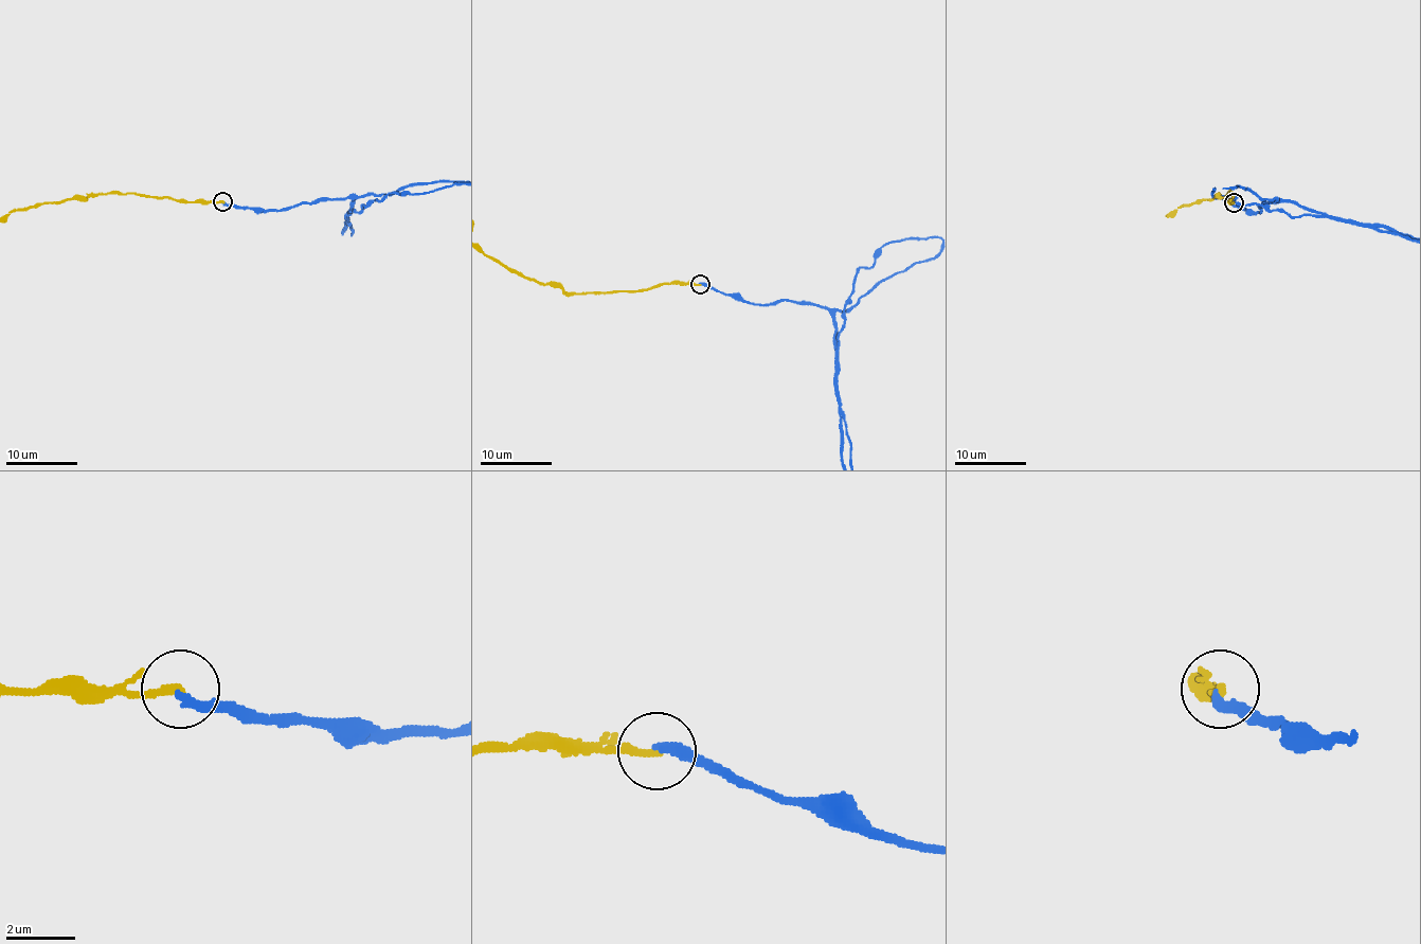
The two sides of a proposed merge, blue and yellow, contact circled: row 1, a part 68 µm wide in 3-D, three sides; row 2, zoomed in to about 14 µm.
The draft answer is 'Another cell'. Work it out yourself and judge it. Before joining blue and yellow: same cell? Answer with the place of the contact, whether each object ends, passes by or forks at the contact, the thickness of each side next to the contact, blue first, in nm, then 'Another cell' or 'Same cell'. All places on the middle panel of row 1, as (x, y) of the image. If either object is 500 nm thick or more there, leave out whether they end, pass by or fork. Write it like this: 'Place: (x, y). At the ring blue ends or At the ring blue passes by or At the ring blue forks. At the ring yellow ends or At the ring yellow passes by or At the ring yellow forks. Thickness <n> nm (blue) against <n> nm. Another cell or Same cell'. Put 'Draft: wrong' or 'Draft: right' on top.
Draft: right
Place: (700, 284). At the ring blue ends. At the ring yellow ends. Thickness 260 nm (blue) against 240 nm. Another cell

